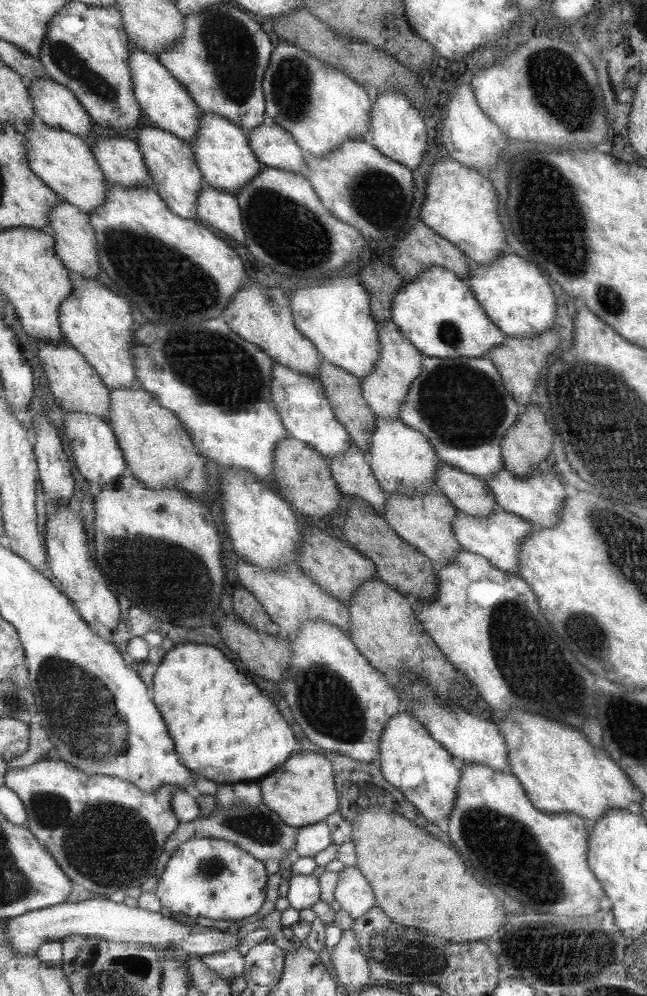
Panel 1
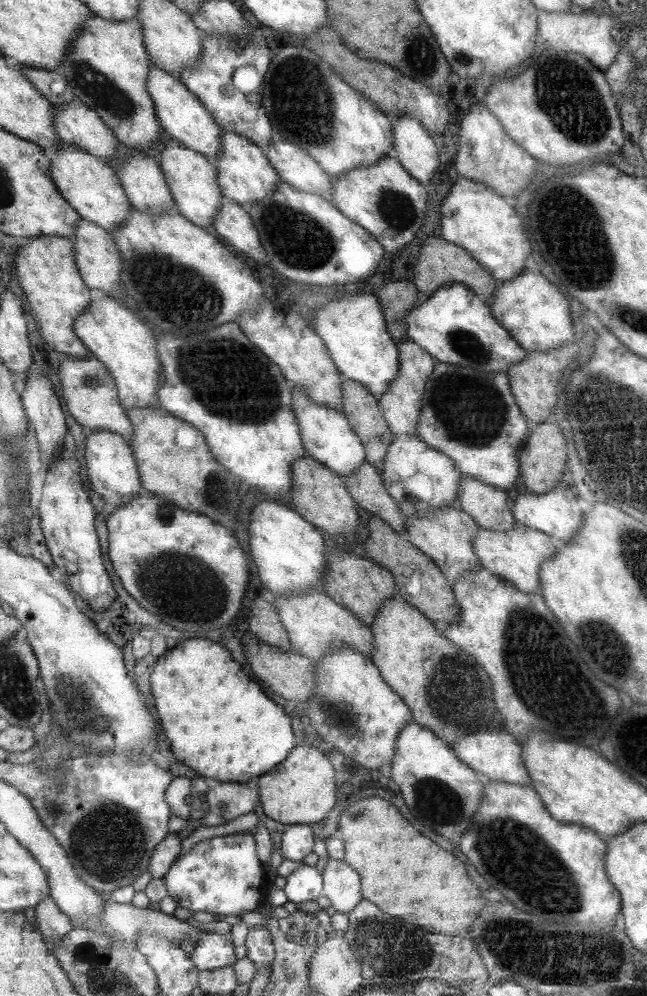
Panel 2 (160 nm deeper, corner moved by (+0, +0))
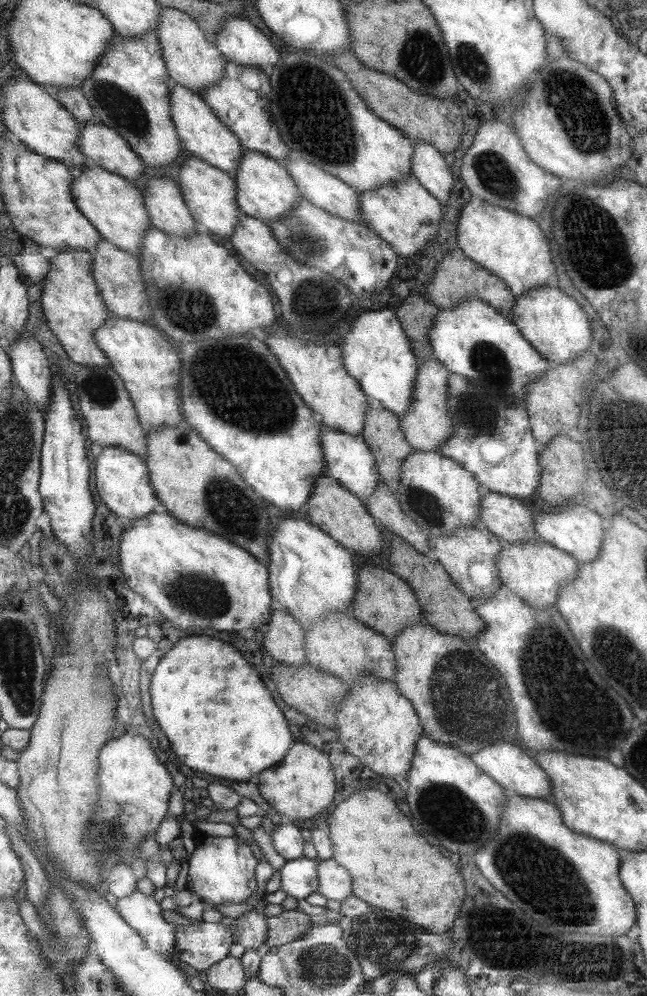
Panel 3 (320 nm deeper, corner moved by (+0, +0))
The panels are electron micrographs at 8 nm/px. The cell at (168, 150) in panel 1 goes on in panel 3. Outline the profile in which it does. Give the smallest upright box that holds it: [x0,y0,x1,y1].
[179,155,243,240]

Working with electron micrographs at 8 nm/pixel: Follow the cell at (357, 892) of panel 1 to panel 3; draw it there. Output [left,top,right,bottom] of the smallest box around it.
[318,859,353,903]

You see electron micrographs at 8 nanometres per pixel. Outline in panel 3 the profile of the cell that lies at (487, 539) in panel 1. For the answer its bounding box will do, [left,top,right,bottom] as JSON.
[498,537,579,610]

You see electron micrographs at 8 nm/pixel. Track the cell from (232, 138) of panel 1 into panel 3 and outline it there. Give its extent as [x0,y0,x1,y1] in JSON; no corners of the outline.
[233,148,304,223]

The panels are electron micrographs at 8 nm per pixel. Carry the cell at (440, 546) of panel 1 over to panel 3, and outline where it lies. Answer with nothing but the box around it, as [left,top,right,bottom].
[432,526,504,602]

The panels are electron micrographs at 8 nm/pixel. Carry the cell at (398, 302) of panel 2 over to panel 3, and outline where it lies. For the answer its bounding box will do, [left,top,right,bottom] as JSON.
[395,295,440,360]

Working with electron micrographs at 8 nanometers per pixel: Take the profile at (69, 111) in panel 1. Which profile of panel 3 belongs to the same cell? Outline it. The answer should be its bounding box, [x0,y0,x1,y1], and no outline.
[80,121,146,184]

